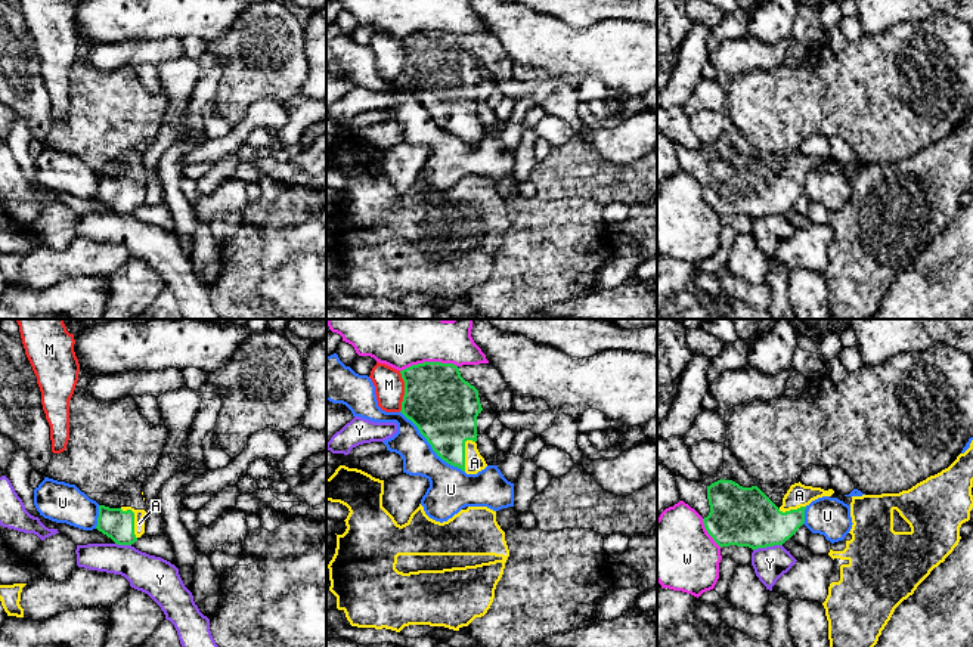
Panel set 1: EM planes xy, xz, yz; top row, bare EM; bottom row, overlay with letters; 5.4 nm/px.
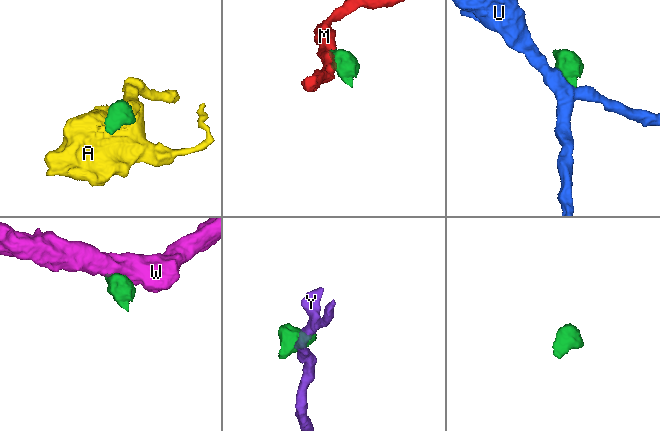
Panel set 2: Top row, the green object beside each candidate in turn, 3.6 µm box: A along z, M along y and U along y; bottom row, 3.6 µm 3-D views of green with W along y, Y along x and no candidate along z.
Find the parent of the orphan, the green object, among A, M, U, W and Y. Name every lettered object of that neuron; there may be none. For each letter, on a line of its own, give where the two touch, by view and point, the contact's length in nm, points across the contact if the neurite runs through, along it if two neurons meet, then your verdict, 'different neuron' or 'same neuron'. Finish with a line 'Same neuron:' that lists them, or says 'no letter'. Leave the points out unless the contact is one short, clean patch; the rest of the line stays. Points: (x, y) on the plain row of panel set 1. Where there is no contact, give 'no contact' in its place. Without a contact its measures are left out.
A: xy (133, 188) | 190 nm | across xy (118, 194), (127, 194), (133, 188), (139, 192) | same neuron
M: xz (405, 61) | 220 nm | different neuron
U: xz (431, 115) | 480 nm | different neuron
W: xz (428, 31) | 320 nm | different neuron
Y: yz (767, 214) | 160 nm | along yz (781, 213), (753, 219) | different neuron
Same neuron: A

